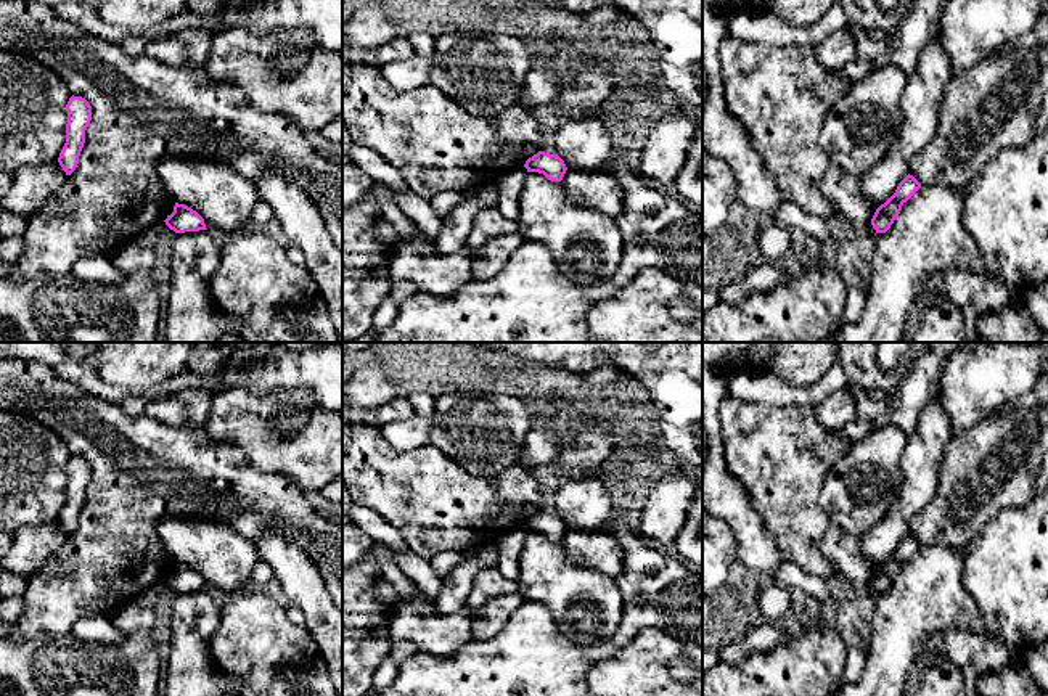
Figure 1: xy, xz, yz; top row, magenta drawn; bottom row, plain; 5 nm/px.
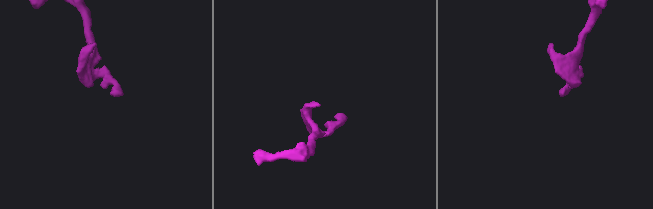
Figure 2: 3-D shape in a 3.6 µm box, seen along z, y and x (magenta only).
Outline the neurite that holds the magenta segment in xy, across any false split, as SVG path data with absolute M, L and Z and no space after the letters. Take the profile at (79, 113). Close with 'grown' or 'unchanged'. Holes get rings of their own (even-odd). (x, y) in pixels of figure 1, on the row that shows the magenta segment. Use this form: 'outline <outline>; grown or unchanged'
outline M71 96L68 104L66 143L59 153L58 162L71 175L77 164L85 143L85 130L92 121L92 106L82 96Z; unchanged

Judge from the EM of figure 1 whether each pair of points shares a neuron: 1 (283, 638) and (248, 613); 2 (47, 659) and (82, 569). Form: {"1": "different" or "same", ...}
{"1": "same", "2": "different"}

